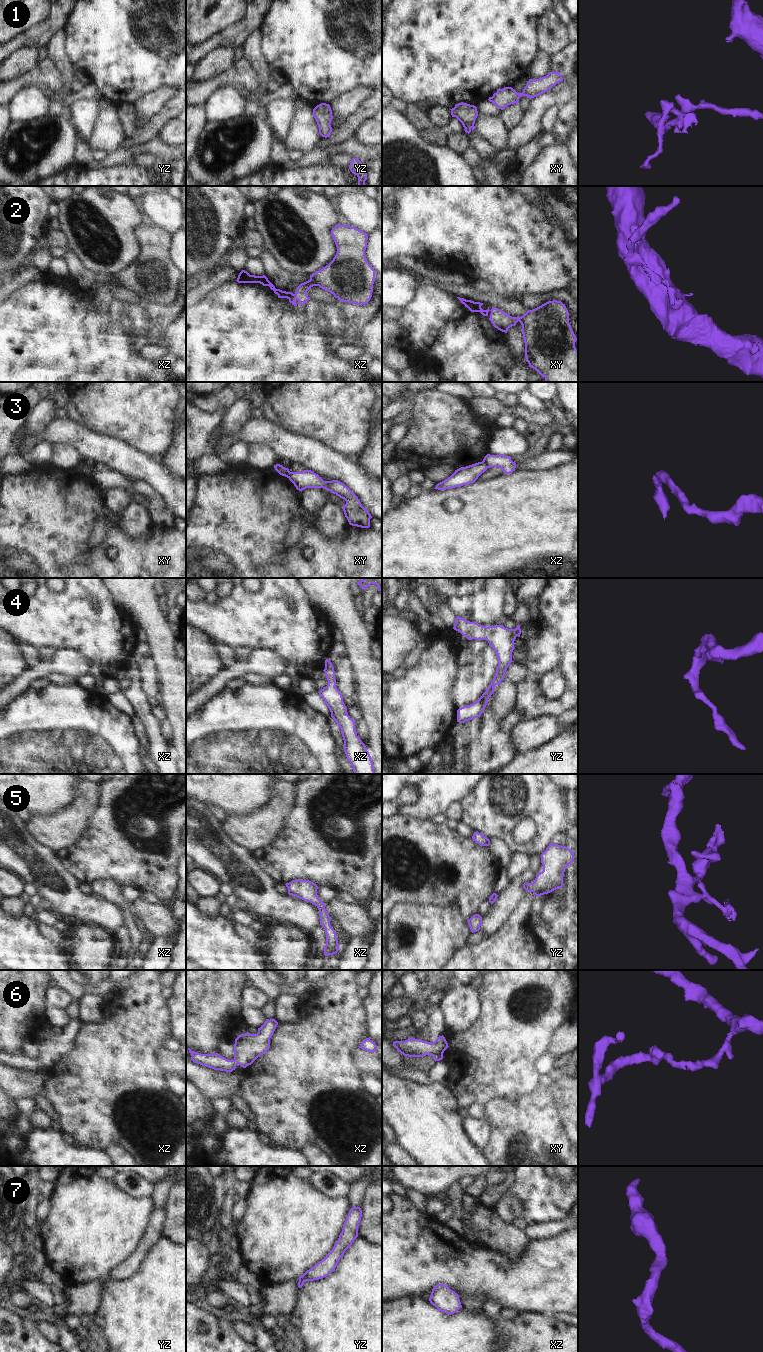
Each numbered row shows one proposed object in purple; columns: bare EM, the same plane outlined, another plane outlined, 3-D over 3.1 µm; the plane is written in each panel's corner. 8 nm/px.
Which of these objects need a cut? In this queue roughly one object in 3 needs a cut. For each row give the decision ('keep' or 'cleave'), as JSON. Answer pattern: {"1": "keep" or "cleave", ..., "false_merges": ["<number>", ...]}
{"1": "keep", "2": "cleave", "3": "cleave", "4": "keep", "5": "keep", "6": "keep", "7": "keep", "false_merges": ["2", "3"]}

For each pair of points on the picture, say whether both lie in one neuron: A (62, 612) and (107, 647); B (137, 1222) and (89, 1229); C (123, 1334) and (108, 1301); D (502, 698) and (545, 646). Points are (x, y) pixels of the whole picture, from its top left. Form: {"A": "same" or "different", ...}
{"A": "same", "B": "same", "C": "same", "D": "different"}

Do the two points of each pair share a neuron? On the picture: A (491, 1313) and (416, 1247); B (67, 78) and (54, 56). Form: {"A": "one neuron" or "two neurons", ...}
{"A": "two neurons", "B": "one neuron"}

